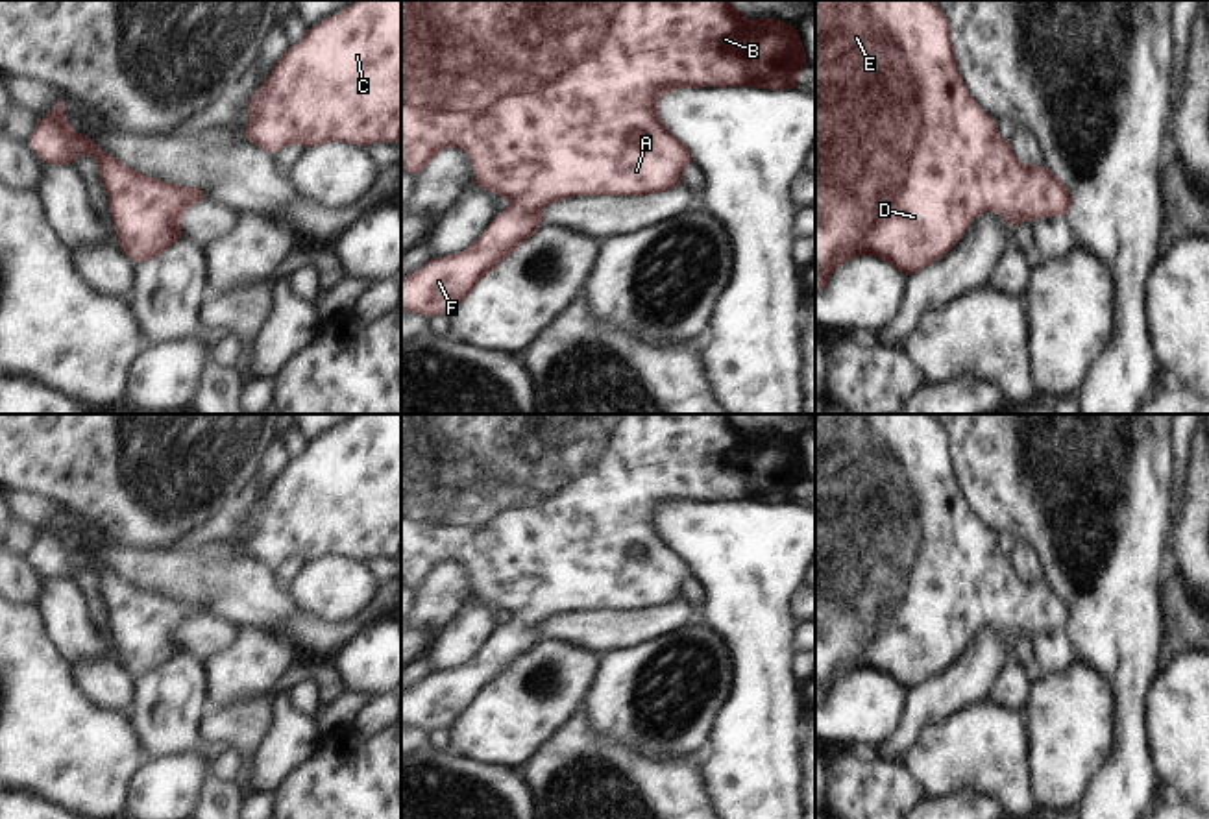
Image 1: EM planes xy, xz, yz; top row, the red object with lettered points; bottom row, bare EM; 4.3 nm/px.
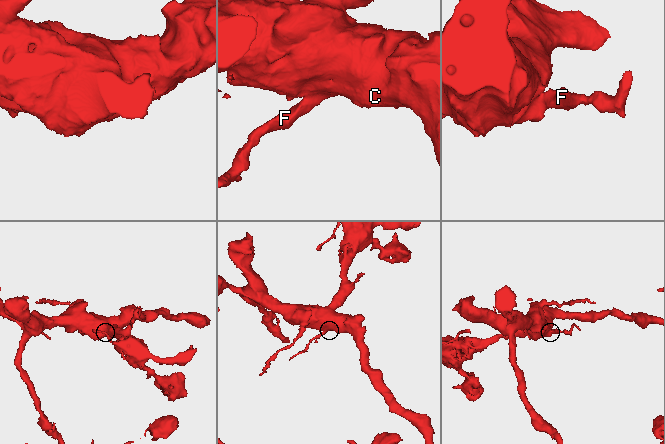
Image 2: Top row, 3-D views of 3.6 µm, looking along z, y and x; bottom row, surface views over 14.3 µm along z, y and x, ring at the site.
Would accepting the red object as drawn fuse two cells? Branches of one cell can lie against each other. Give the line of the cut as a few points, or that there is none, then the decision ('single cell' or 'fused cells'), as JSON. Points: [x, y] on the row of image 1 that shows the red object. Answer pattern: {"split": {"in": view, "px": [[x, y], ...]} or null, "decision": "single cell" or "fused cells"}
{"split": null, "decision": "single cell"}

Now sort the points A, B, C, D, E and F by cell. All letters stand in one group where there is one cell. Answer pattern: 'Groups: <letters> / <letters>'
Groups: A B C D E F

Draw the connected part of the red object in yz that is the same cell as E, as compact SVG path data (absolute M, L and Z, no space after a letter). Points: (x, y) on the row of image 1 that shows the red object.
M815 0L815 294L824 290L839 264L861 255L882 259L911 277L961 242L982 211L1004 216L1013 231L1020 220L1069 216L1072 209L1069 187L1046 165L1020 165L1011 142L998 135L996 122L967 92L952 48L952 26L932 0Z

